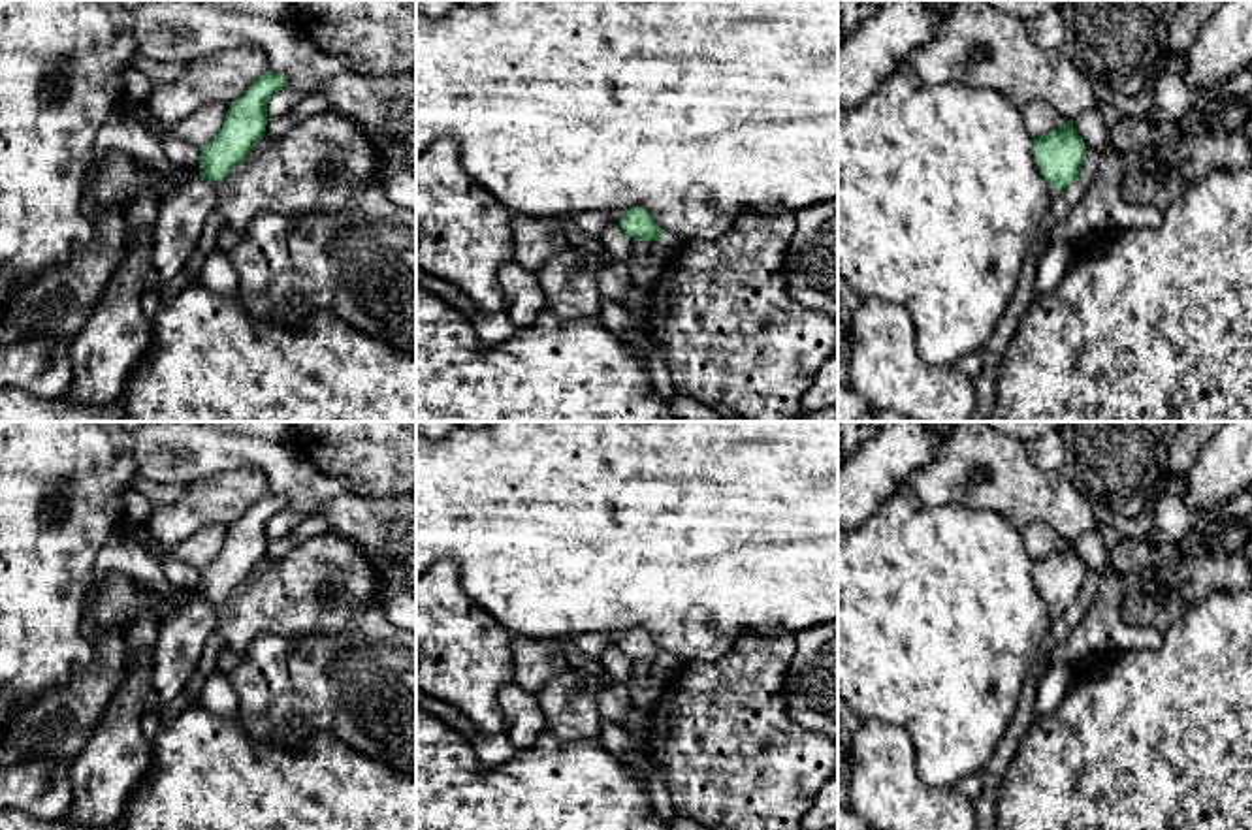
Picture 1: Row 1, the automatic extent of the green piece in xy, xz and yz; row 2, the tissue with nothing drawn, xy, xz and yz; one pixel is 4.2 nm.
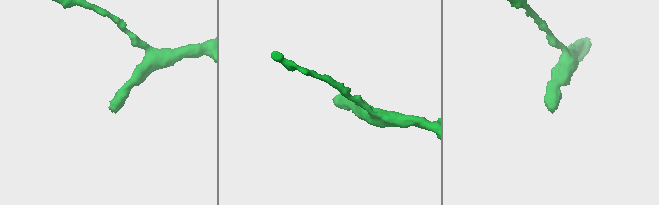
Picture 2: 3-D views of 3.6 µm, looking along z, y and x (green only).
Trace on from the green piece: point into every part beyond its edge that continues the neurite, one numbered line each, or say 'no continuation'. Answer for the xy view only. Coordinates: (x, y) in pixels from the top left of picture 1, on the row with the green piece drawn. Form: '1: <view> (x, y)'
1: xy (181, 213)

